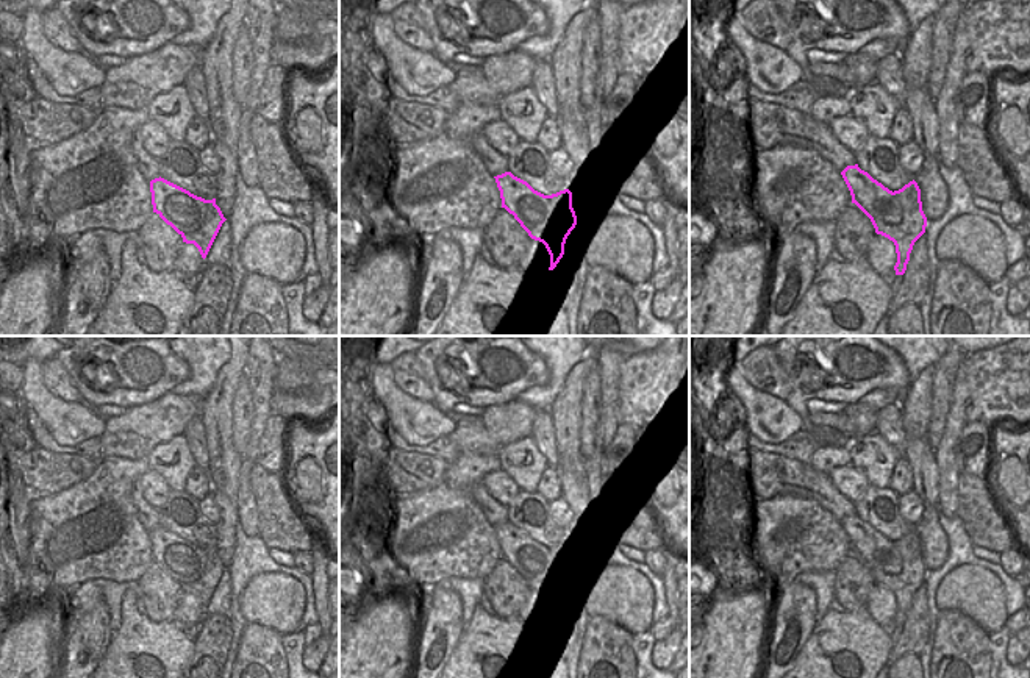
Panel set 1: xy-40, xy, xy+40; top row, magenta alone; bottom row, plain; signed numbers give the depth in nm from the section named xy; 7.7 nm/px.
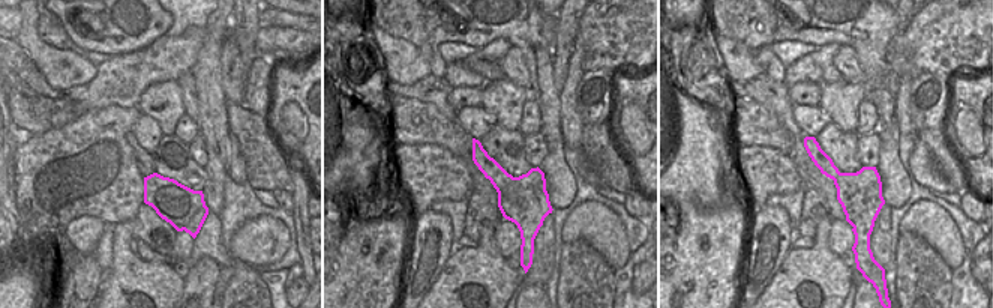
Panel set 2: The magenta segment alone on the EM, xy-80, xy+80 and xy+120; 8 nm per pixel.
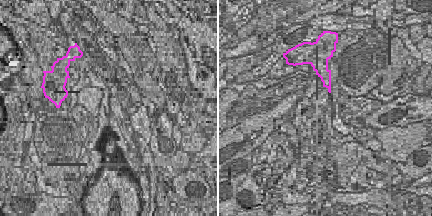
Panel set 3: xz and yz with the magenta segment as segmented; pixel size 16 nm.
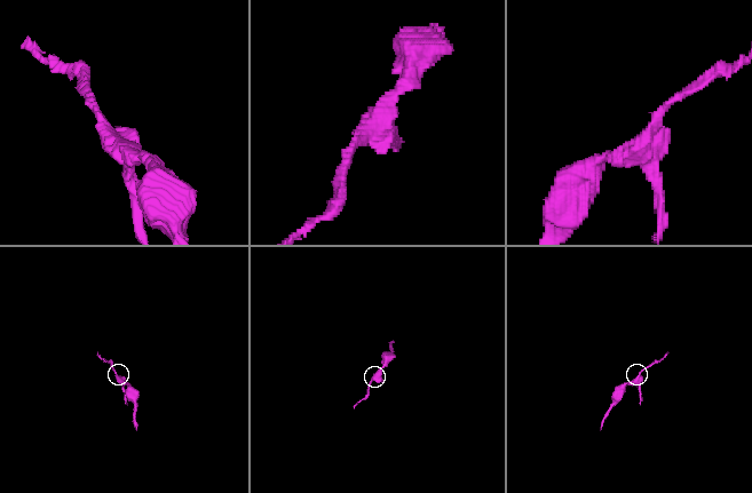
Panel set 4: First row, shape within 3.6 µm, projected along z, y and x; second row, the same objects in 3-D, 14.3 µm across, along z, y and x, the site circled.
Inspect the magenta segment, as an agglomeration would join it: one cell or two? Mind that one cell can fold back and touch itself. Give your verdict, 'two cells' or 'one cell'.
two cells

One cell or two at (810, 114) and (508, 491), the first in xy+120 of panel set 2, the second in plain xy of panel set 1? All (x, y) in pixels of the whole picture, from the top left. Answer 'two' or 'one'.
one

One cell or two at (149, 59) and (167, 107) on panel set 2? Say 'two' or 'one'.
two

